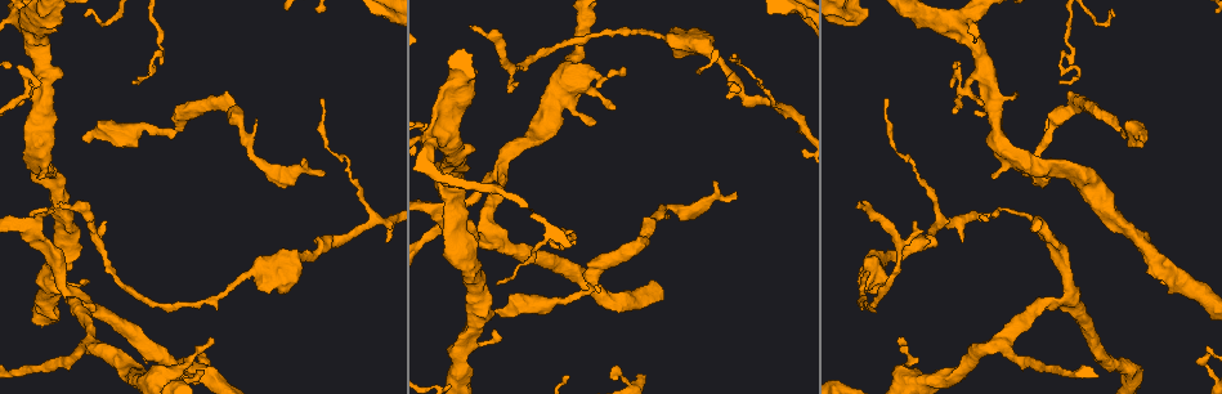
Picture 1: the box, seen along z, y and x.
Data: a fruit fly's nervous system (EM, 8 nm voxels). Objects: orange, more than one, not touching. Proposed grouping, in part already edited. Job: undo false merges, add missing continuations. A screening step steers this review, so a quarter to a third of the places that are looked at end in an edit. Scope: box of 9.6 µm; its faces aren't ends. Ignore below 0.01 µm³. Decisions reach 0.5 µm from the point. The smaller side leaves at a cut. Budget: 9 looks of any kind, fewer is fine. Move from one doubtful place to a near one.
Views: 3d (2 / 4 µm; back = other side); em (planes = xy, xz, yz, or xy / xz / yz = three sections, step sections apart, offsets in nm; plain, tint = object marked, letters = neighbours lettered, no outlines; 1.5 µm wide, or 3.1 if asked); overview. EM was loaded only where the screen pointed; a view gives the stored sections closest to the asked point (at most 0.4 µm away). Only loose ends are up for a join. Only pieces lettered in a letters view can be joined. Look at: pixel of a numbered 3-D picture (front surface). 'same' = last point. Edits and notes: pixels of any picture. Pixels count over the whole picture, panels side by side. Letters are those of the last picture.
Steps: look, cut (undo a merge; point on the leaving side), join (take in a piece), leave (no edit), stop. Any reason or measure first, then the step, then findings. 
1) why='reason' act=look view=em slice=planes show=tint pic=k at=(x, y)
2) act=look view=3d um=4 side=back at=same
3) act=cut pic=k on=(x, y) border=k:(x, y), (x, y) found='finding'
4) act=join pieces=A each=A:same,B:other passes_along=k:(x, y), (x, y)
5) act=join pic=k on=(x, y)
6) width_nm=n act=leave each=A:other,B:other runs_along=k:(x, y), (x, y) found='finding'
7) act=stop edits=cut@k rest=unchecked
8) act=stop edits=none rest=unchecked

why='thick turns thin' act=look view=3d um=4 side=back pic=1 at=(969, 19)

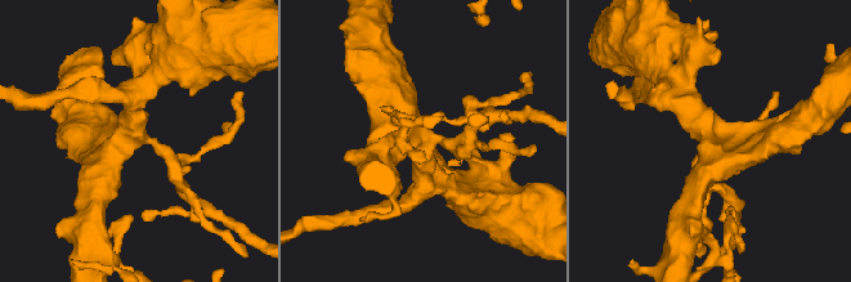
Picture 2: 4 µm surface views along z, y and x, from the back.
act=look view=em slice=planes show=plain pic=2 at=(423, 141)

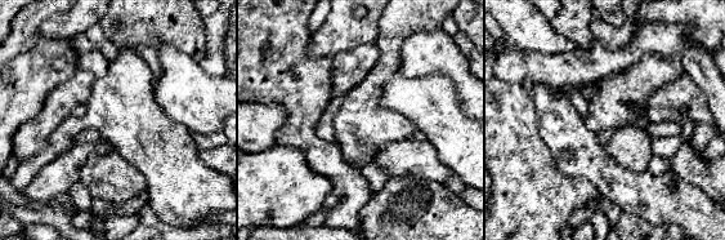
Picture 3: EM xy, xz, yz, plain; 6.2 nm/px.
why='what lies round it' act=look view=em slice=planes show=letters at=same

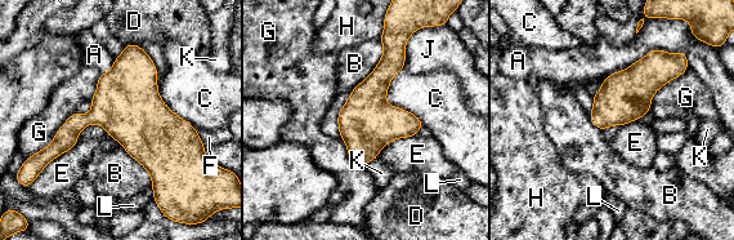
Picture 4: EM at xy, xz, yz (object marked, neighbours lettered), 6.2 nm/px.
act=leave each=A:other,B:other,C:other,D:other,E:other,F:other,G:other,H:other,J:other,K:other,L:other border=4:(402, 67), (386, 103), (424, 125) found='all the same neuron'

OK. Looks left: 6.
why='stops while still wide' act=look view=em slice=planes show=letters pic=1 at=(499, 314)

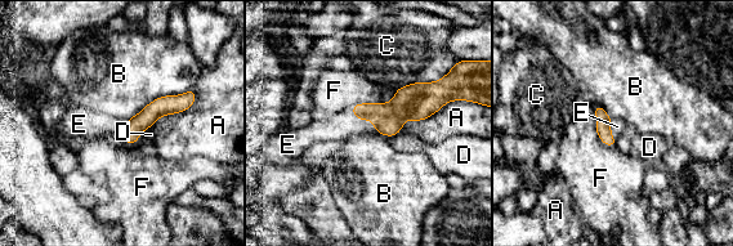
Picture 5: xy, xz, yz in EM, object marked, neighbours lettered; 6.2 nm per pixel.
longest_contact=B:460nm act=join pic=5 on=(342, 125) each=A:other,B:other,C:other,D:other,E:same,F:other found='the neuron continues'

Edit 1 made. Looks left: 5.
why='tapers out' act=look view=3d um=4 pic=1 at=(898, 338)

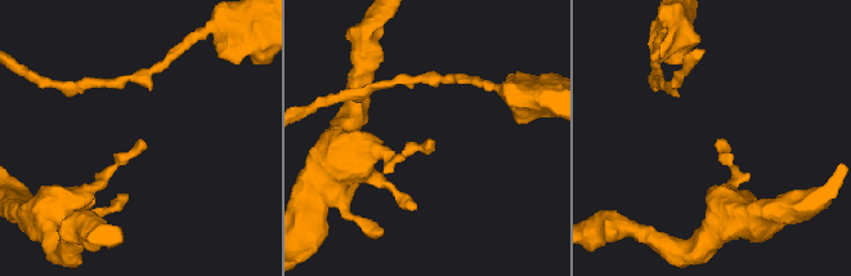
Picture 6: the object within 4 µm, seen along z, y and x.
why='now the EM' act=look view=em slice=planes show=letters pic=6 at=(430, 139)

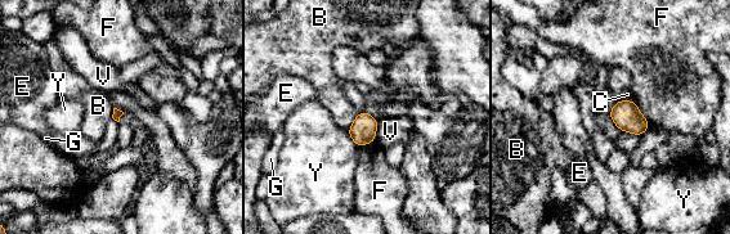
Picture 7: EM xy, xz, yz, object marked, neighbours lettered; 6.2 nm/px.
act=leave each=B:other,C:other,E:other,F:other,G:other,V:other,Y:other border=7:(358, 113), (346, 129) found='no lettered piece goes on from it'

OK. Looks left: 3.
why='branch stops here' act=look view=em slice=planes show=plain pic=1 at=(855, 208)

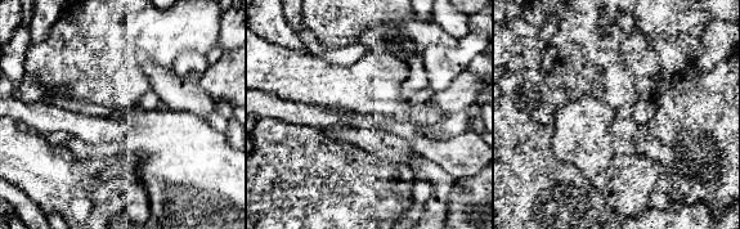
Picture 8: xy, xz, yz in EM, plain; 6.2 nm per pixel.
why='see the neighbours' act=look view=em slice=planes show=letters at=same

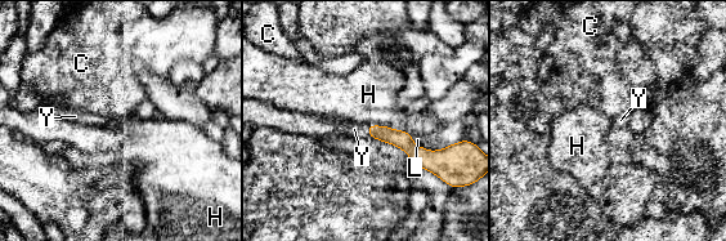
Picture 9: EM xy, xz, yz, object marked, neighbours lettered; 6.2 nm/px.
act=join pic=9 on=(354, 129) each=C:other,H:other,L:other,Y:same found='it goes on there'

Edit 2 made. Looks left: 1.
act=stop edits=join@5,join@9 rest=unchecked

